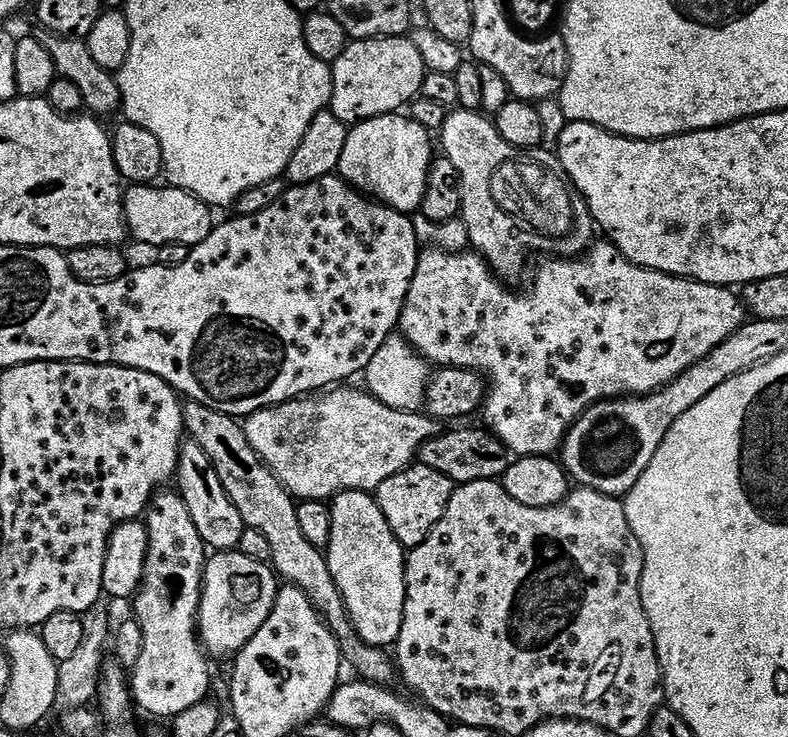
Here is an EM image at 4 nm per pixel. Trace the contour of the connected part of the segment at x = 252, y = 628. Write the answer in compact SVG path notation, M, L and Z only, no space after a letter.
M220 550L207 557L204 566L204 587L200 589L198 611L198 640L212 656L235 657L252 641L254 634L262 630L266 618L270 618L278 591L278 576L269 565L247 556L241 550Z

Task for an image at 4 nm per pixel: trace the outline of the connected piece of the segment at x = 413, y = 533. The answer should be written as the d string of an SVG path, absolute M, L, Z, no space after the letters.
M417 463L416 468L412 467L405 467L383 480L374 493L376 504L382 510L390 530L408 550L426 542L434 526L438 526L442 514L446 514L454 487L452 480L446 478L446 474L438 474L438 470L430 470L421 463Z

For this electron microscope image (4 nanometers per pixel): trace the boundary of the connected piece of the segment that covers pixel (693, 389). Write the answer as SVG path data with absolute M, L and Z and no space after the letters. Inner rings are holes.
M707 359L701 360L693 368L681 374L675 385L676 396L668 392L672 390L661 390L639 398L617 398L611 402L592 405L568 429L562 445L563 467L573 481L580 480L576 482L590 488L597 488L608 496L623 497L648 468L650 458L656 453L656 448L671 428L672 423L676 421L676 417L689 412L699 400L709 396L719 384L718 370ZM623 428L628 431L629 438L640 447L640 452L634 453L629 460L624 460L616 444L604 444L601 448L596 448L596 439L608 440L615 432L620 432Z

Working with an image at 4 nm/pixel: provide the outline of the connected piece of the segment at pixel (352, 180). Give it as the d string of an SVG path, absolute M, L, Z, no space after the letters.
M389 114L386 116L379 116L378 118L370 118L369 120L363 120L361 124L353 124L348 128L348 137L346 138L346 146L342 146L342 158L340 159L340 166L338 169L339 175L343 176L349 184L360 189L361 192L367 194L369 197L375 198L379 203L387 204L389 208L402 212L405 214L412 214L423 205L424 193L428 191L430 187L430 181L428 181L428 167L432 164L432 142L434 146L434 140L430 137L429 129L424 128L418 123L418 121L409 118L404 114Z

